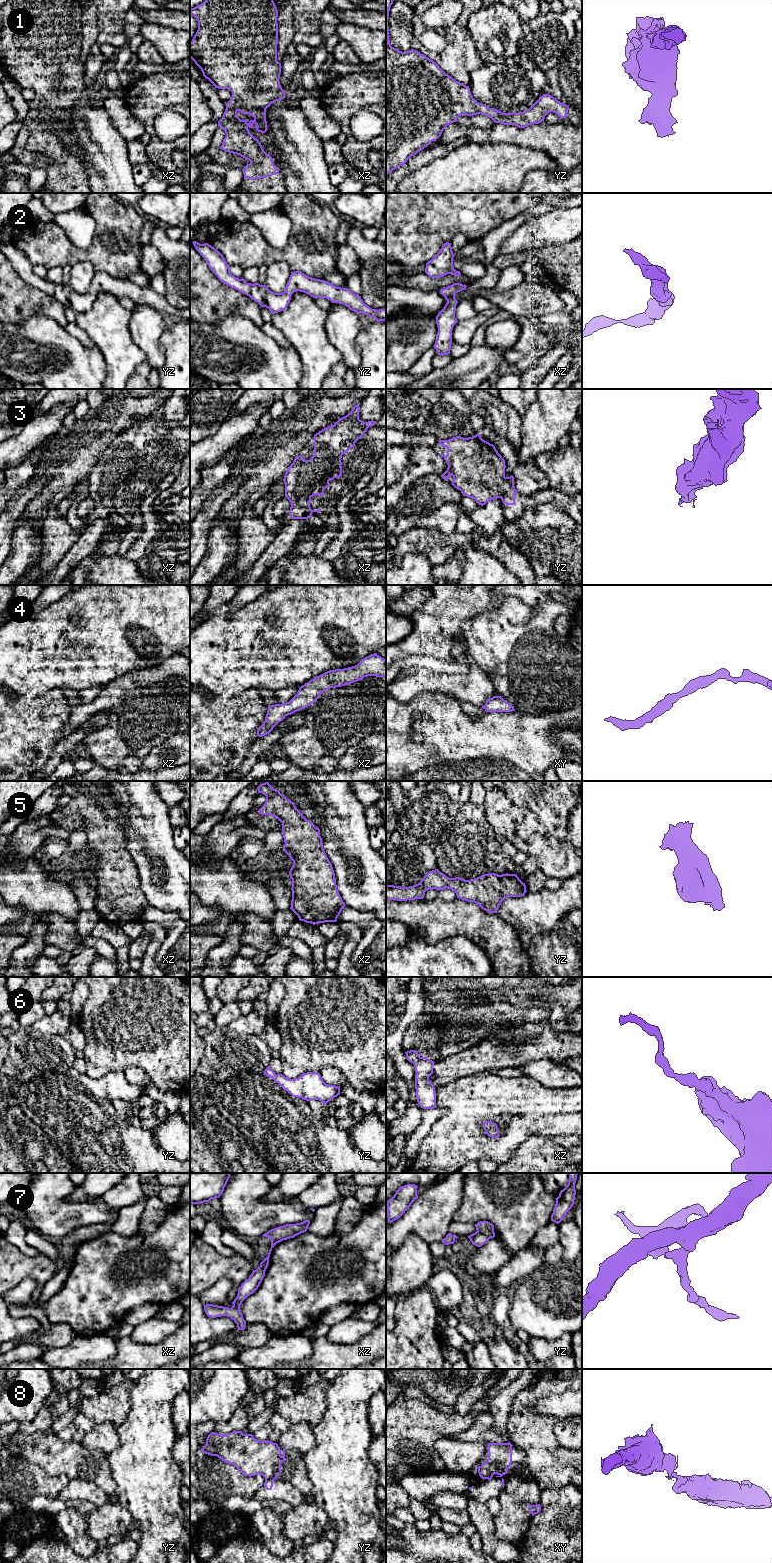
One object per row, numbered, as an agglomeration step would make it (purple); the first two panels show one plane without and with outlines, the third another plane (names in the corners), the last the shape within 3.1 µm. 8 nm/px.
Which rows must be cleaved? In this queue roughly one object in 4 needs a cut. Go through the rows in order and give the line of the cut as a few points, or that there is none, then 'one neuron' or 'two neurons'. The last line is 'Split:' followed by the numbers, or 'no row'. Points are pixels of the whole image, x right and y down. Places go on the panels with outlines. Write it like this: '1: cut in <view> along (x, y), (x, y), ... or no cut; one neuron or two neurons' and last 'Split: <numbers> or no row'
1: no cut; one neuron
2: no cut; one neuron
3: no cut; one neuron
4: no cut; one neuron
5: no cut; one neuron
6: no cut; one neuron
7: cut in yz along (477, 1230), (489, 1238); two neurons
8: cut in yz along (265, 1477), (276, 1478); two neurons
Split: 7, 8

